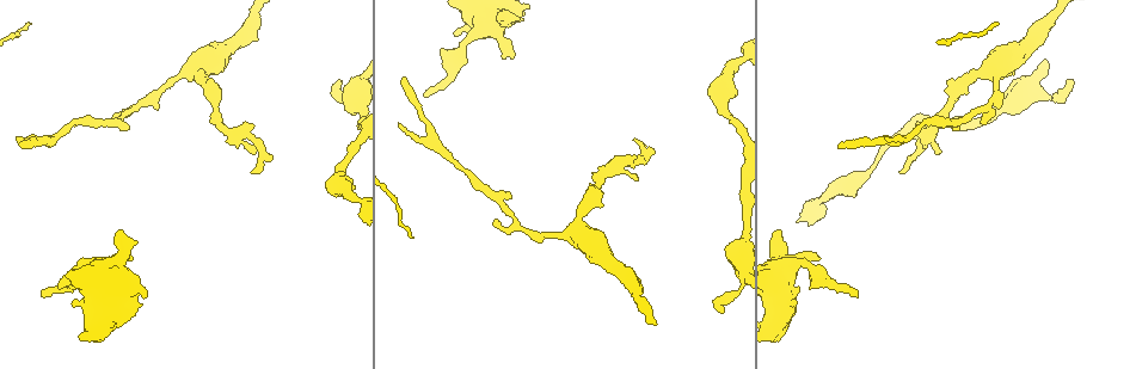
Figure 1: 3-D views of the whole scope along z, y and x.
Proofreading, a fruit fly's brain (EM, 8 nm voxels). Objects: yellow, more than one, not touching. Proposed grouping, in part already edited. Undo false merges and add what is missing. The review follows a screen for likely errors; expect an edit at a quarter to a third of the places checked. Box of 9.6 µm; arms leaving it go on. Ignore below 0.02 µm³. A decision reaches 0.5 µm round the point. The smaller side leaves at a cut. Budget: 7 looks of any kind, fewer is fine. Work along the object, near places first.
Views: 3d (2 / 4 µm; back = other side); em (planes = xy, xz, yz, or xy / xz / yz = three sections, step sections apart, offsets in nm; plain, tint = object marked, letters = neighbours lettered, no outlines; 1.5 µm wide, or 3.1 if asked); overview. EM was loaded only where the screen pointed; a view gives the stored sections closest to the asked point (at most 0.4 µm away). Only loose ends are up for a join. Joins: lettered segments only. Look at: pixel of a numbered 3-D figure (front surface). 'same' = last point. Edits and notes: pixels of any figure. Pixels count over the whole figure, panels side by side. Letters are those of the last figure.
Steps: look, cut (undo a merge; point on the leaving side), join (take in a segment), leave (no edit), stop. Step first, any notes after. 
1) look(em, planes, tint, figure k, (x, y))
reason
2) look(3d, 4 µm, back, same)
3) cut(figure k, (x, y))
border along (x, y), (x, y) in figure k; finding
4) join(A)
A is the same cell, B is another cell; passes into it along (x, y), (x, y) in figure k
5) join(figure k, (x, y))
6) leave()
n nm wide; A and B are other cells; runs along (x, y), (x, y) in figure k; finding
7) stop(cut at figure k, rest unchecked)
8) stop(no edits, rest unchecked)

look(em, xy, step 4, letters, figure 1, (500, 19))
branch stops here

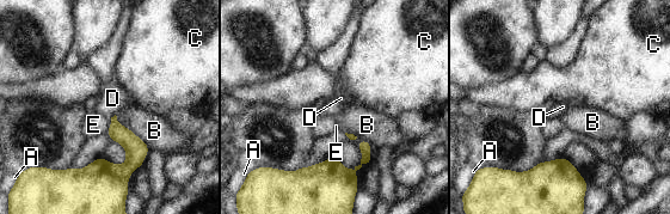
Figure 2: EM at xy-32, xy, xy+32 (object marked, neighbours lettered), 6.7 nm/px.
look(em, planes, letters, same)
cut it another way

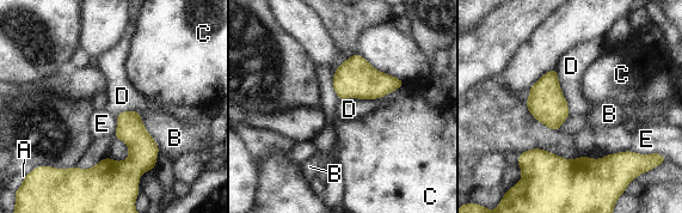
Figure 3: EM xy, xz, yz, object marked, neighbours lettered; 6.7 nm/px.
leave()
A, B, C, D and E are other cells; border along (555, 68), (559, 89), (570, 114) in figure 3; none of them fits

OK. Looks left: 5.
look(3d, 4 µm, figure 1, (887, 137))
tapers out

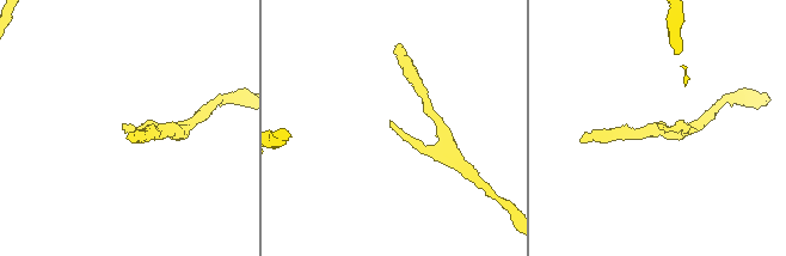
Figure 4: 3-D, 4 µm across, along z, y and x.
look(em, yz, step 4, tint, figure 4, (660, 125))
need the tissue

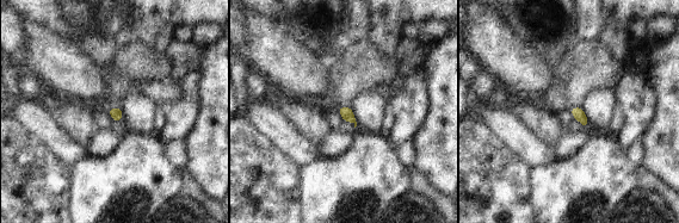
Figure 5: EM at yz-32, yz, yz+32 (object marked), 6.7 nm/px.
look(em, xy, step 4, letters, same)

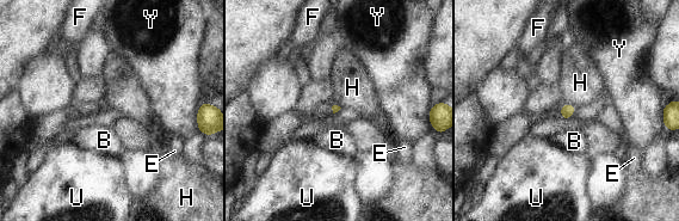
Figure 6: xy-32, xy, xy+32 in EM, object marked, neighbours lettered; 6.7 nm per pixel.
leave()
B, E, F, H, U and Y are other cells; border along (566, 103), (575, 108) in figure 6; no lettered segment goes on from it

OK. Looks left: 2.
look(em, planes, letters, figure 1, (256, 153))
an open end

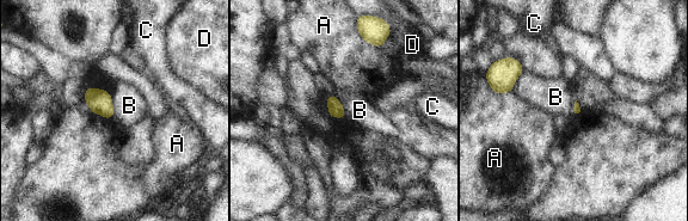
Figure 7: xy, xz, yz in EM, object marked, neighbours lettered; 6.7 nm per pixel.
leave()
A, B, C and D are other cells; border along (106, 91), (111, 98), (114, 116) in figure 7; no lettered segment goes on from it

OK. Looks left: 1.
stop(no edits, rest unchecked)

